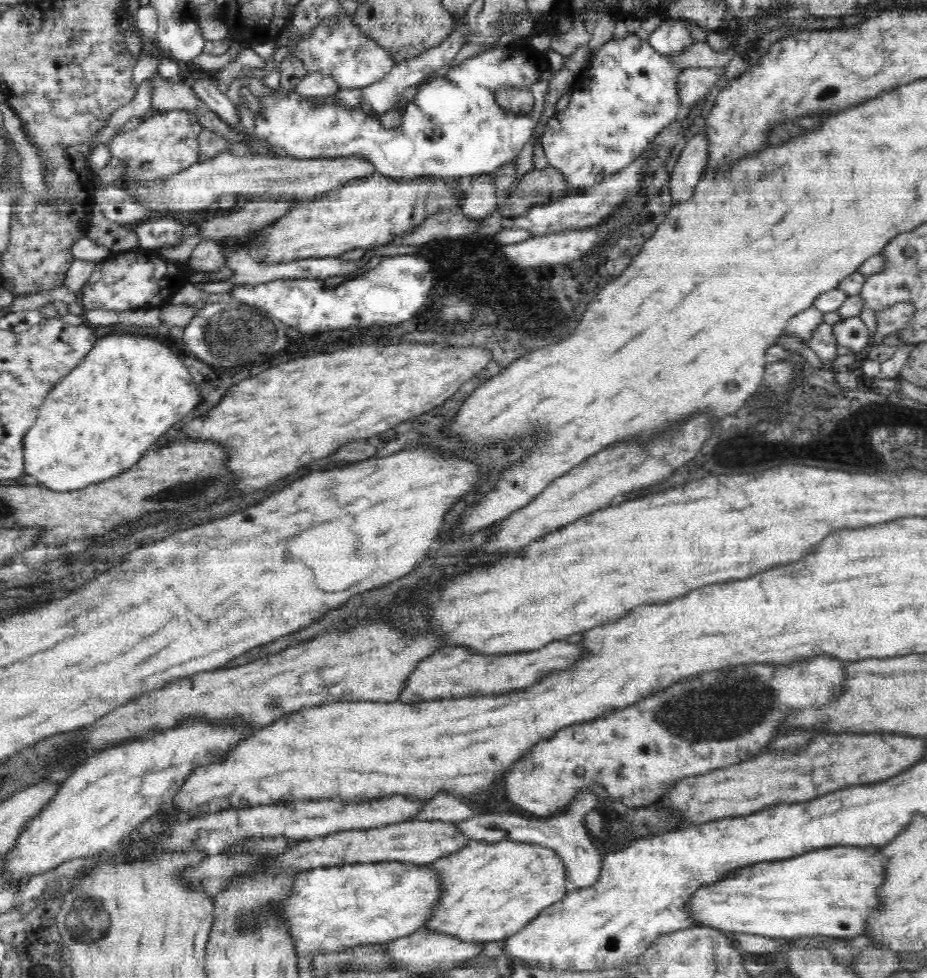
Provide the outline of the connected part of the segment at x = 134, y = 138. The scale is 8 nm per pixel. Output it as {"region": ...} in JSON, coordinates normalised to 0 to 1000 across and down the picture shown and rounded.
{"region":[[[215,110],[206,112],[191,112],[173,117],[161,117],[148,131],[138,135],[129,135],[115,145],[114,152],[119,160],[137,166],[137,176],[134,184],[168,184],[179,182],[180,179],[198,174],[214,167],[215,149],[211,141],[218,135],[215,127]]]}

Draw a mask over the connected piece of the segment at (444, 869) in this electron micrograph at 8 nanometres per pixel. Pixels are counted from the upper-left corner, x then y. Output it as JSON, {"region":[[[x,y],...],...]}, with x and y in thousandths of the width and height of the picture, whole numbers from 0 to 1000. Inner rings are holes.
{"region":[[[508,859],[495,869],[464,881],[462,887],[469,893],[474,915],[464,937],[451,951],[488,959],[498,965],[519,966],[544,962],[581,937],[587,928],[606,920],[615,909],[606,880],[598,874],[598,870],[571,862],[539,860],[529,863]]]}

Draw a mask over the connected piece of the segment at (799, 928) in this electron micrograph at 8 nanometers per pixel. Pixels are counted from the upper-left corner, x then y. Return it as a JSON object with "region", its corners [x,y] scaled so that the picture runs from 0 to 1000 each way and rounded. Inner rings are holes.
{"region":[[[919,866],[885,867],[851,878],[818,881],[792,888],[778,900],[761,903],[739,923],[744,947],[764,948],[785,956],[860,959],[888,956],[915,960],[930,953],[936,935],[945,926],[945,904],[951,896],[951,885],[941,879],[941,868]]]}

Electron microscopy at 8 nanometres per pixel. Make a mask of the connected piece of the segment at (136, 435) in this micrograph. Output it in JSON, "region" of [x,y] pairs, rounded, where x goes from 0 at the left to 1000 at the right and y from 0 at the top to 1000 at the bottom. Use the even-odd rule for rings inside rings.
{"region":[[[123,343],[108,345],[97,362],[57,397],[42,418],[38,434],[24,448],[26,487],[32,494],[56,503],[80,503],[121,491],[145,479],[188,434],[214,415],[215,403],[197,371],[176,350],[162,345]]]}

